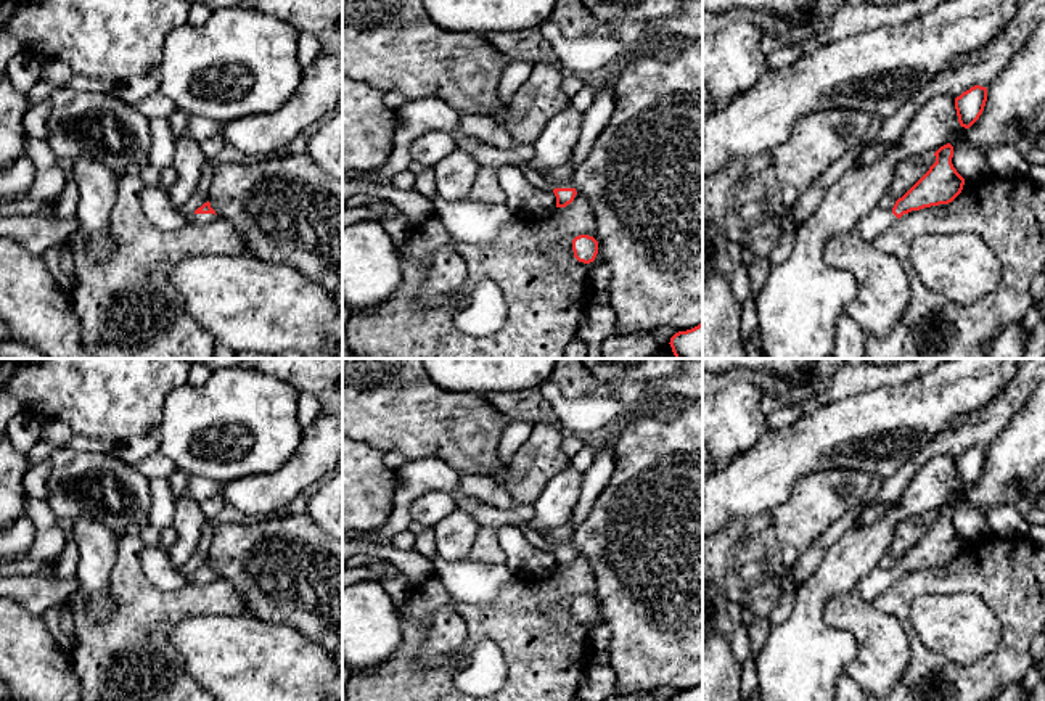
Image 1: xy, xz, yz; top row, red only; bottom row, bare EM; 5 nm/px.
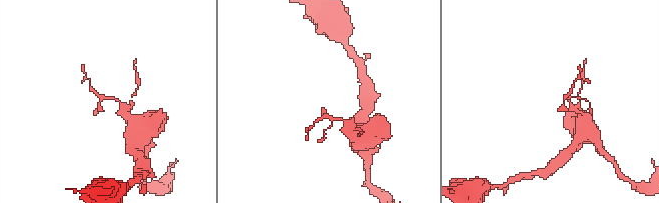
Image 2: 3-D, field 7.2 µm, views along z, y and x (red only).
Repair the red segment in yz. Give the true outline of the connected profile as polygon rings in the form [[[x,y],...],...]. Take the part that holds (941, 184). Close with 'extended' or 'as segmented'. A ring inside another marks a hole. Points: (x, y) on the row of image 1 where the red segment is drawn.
[[[947,143],[940,146],[934,156],[936,162],[902,198],[895,201],[892,209],[878,206],[857,222],[855,230],[867,241],[871,243],[904,214],[931,206],[949,204],[961,193],[965,178],[952,164],[953,146]]]; extended

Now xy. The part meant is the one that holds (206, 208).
[[[204,203],[201,207],[198,207],[193,214],[190,214],[188,222],[193,223],[207,223],[215,219],[215,211],[211,207],[211,203]]]; extended

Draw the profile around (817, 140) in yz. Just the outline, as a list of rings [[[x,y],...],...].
[[[855,109],[815,111],[797,119],[789,138],[770,151],[781,201],[789,211],[783,219],[781,241],[767,256],[772,267],[785,262],[791,254],[796,232],[791,209],[796,201],[833,162],[862,141],[870,122],[871,116]]]

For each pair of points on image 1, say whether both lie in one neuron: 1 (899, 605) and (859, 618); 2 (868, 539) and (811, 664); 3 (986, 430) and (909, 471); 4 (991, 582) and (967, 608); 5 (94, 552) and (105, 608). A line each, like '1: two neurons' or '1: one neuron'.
1: two neurons
2: one neuron
3: one neuron
4: two neurons
5: one neuron

